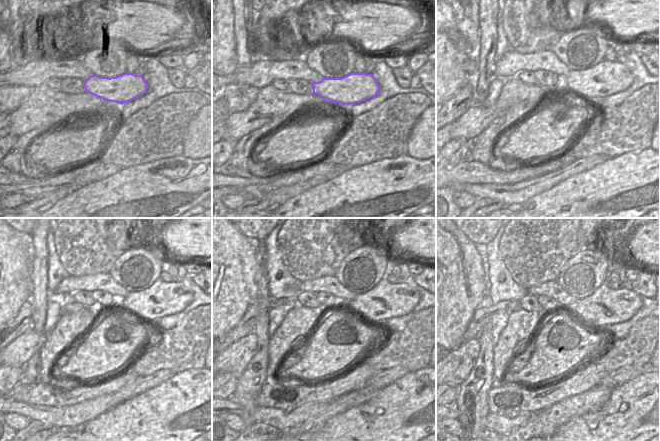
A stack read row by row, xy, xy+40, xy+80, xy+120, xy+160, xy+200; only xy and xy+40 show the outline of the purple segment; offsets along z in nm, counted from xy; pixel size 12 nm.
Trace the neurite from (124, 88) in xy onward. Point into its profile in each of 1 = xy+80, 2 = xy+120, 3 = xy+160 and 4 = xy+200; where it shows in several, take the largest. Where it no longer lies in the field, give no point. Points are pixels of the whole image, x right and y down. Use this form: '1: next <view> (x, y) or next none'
1: next xy+80 (606, 78)
2: next xy+120 (162, 299)
3: next xy+160 (386, 300)
4: next xy+200 (604, 306)

